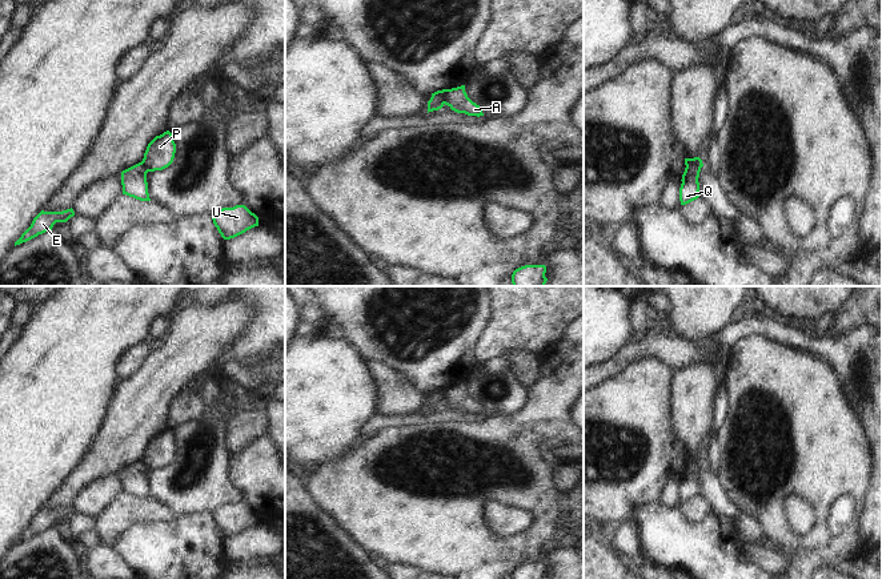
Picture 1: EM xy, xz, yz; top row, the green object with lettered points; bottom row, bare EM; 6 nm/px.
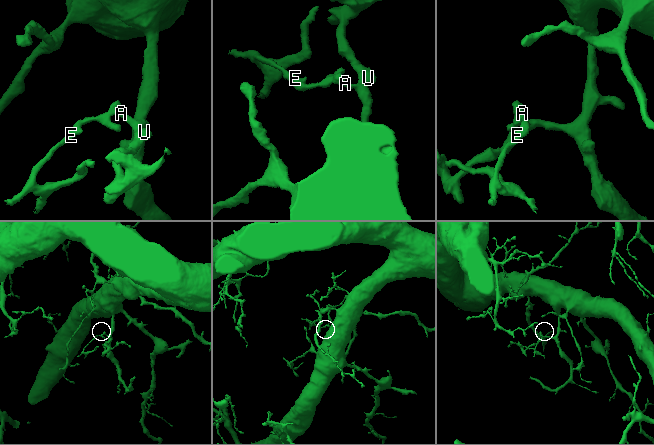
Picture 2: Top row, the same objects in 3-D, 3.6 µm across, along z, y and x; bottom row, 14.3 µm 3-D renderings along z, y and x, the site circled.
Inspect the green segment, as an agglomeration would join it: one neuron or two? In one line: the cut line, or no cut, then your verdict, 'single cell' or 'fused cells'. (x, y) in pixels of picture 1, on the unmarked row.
cut yz (701, 459), (686, 465); fused cells

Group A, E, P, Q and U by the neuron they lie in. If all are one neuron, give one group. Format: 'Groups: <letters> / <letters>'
Groups: A P U / E Q

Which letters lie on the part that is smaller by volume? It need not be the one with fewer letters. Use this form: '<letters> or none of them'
E, Q

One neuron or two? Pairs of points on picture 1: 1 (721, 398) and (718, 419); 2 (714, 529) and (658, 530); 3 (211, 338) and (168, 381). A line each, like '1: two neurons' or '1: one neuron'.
1: one neuron
2: one neuron
3: one neuron

